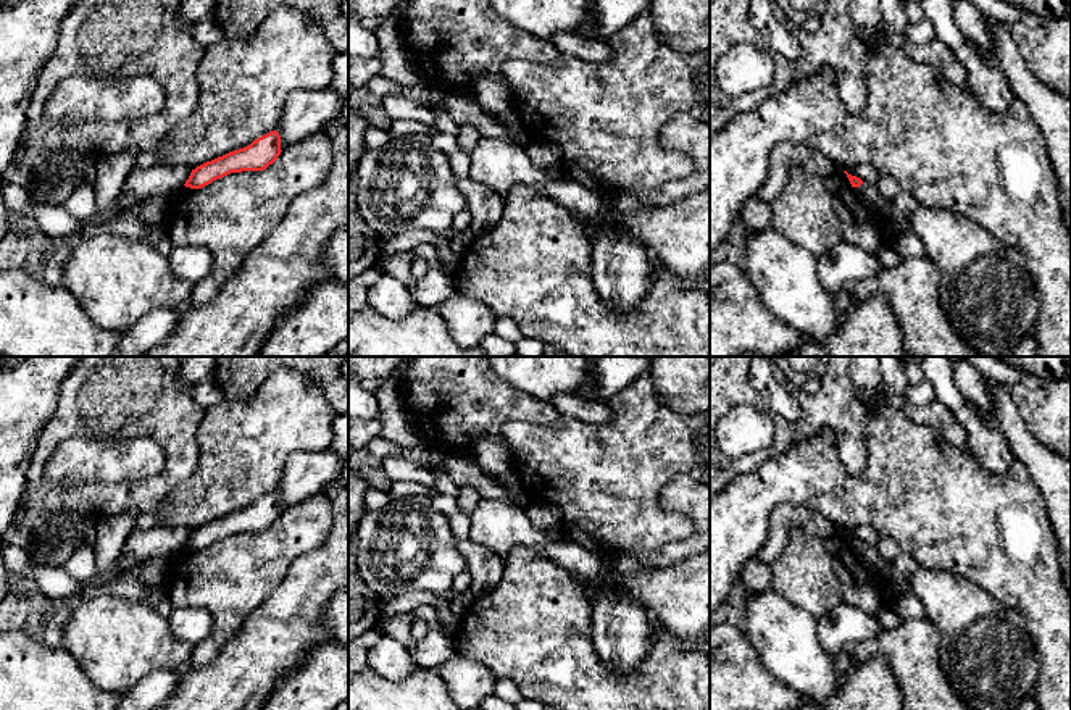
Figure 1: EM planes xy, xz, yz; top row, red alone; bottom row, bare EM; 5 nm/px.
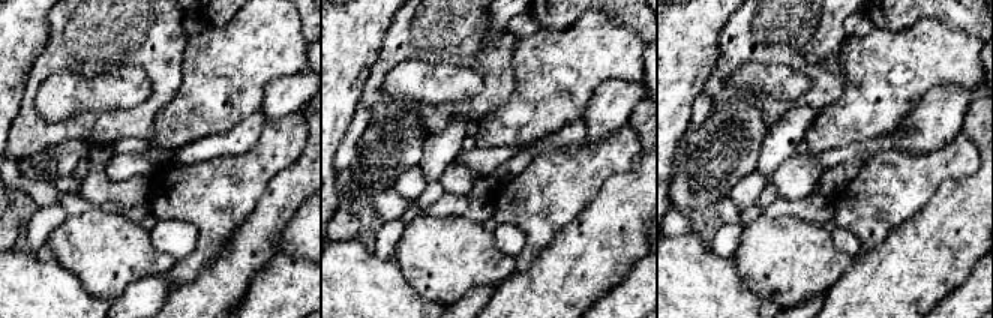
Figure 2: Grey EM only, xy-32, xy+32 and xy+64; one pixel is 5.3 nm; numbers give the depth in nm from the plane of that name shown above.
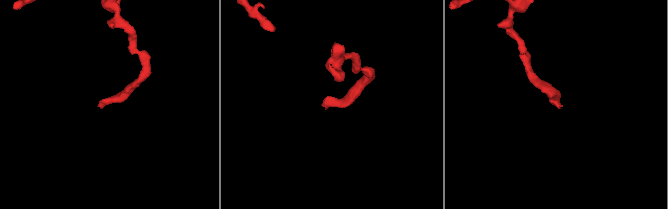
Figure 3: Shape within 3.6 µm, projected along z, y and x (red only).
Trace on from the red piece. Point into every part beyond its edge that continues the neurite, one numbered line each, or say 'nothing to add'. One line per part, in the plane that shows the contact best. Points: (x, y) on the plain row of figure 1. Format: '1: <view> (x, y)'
1: yz (868, 554)

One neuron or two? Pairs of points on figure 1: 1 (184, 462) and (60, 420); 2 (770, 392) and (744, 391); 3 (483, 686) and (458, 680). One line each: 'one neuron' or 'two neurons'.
1: one neuron
2: two neurons
3: one neuron

